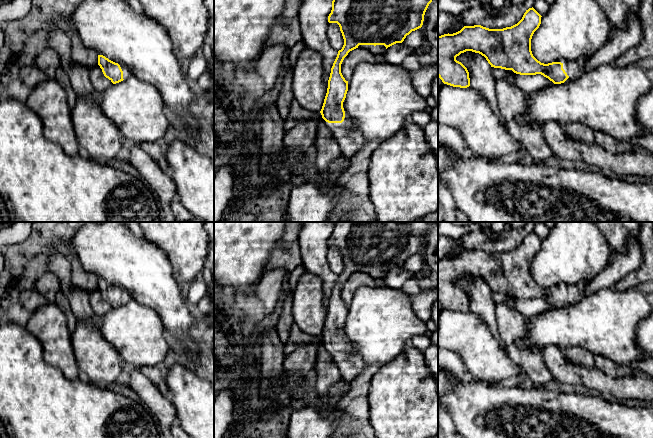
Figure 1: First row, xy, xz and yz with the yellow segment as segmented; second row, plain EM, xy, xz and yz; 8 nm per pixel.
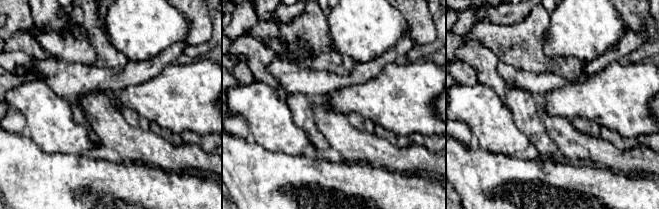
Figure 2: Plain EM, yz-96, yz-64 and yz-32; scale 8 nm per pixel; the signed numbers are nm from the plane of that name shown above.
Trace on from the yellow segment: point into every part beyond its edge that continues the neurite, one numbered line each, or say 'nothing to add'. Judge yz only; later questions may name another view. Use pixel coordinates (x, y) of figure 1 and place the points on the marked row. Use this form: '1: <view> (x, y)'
1: yz (577, 69)

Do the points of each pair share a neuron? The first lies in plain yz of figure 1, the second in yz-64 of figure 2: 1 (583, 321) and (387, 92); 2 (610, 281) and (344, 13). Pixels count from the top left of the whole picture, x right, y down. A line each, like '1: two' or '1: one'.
1: one
2: two

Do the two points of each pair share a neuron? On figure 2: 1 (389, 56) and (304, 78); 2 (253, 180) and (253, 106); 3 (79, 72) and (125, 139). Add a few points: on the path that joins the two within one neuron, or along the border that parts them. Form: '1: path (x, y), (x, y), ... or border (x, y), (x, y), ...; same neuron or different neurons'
1: path (368, 70), (359, 72), (346, 81), (325, 81); same neuron
2: border (250, 137), (260, 146), (273, 153); different neurons
3: border (115, 93), (100, 91), (79, 95); different neurons

